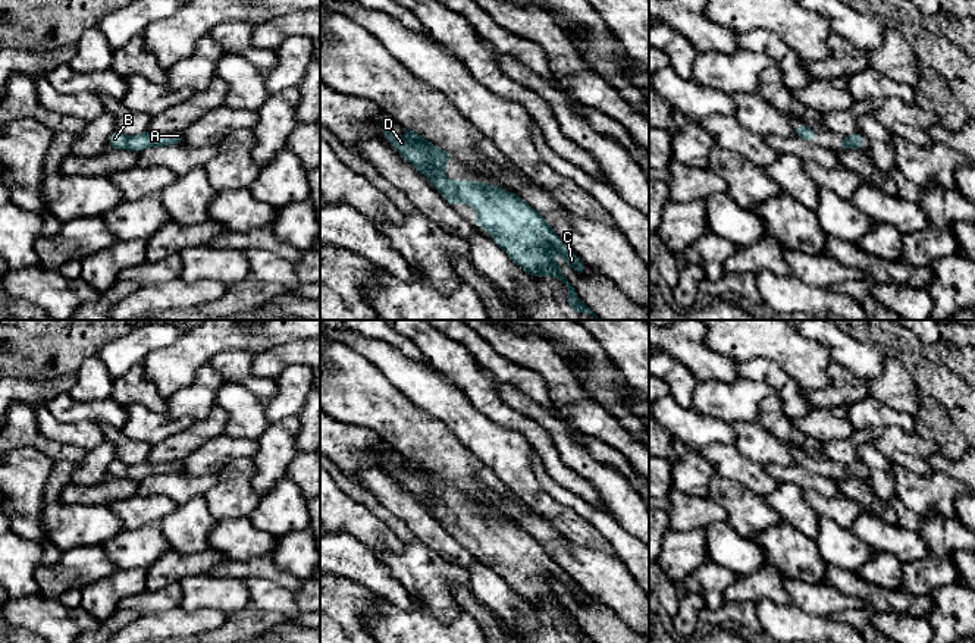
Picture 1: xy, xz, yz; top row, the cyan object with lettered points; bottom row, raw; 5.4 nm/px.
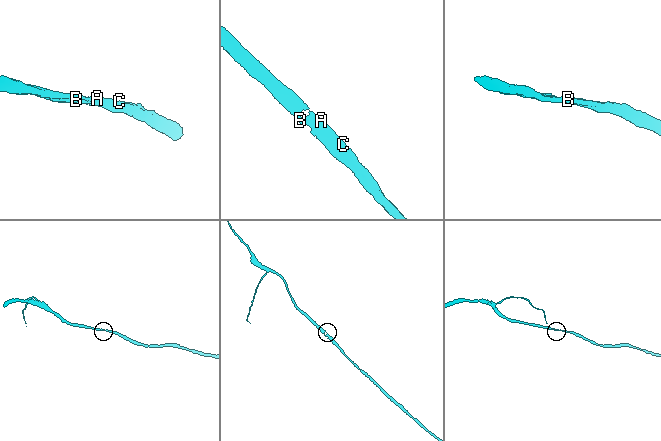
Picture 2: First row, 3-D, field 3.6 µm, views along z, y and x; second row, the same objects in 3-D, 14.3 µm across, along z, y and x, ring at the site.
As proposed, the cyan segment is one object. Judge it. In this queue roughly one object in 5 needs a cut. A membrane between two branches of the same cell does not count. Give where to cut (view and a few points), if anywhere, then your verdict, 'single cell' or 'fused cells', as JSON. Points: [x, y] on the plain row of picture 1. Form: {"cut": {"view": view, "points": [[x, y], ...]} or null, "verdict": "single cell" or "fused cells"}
{"cut": null, "verdict": "single cell"}

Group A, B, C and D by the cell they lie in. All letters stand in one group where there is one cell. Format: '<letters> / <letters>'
A B C D

